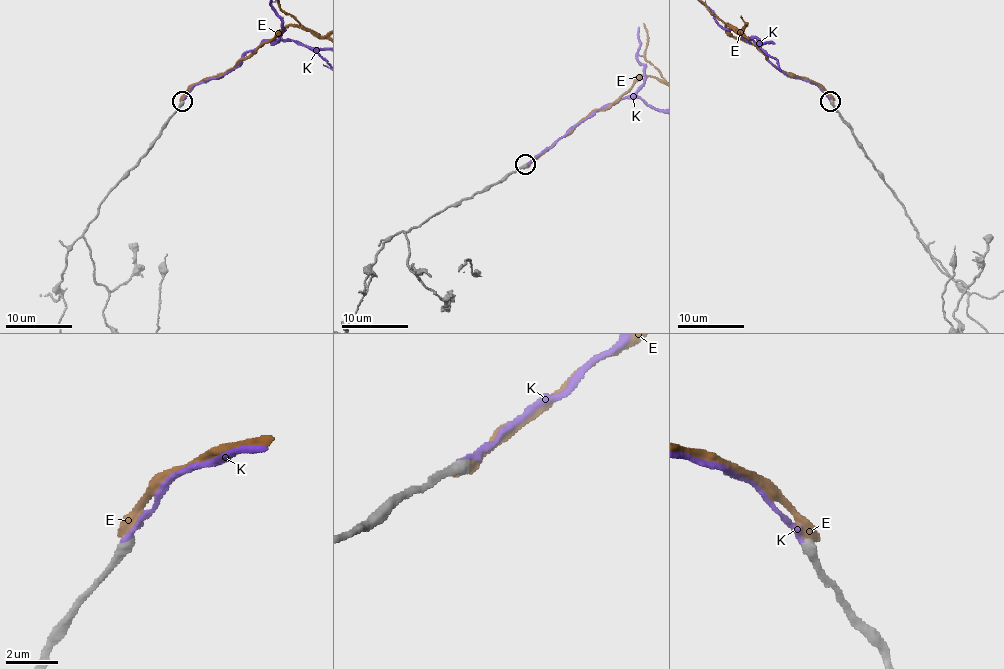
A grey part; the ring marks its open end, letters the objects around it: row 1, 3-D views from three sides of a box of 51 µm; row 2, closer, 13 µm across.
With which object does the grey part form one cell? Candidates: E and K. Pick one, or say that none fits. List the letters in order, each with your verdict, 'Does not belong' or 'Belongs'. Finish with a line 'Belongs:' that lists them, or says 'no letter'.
E: Does not belong
K: Belongs
Belongs: K

